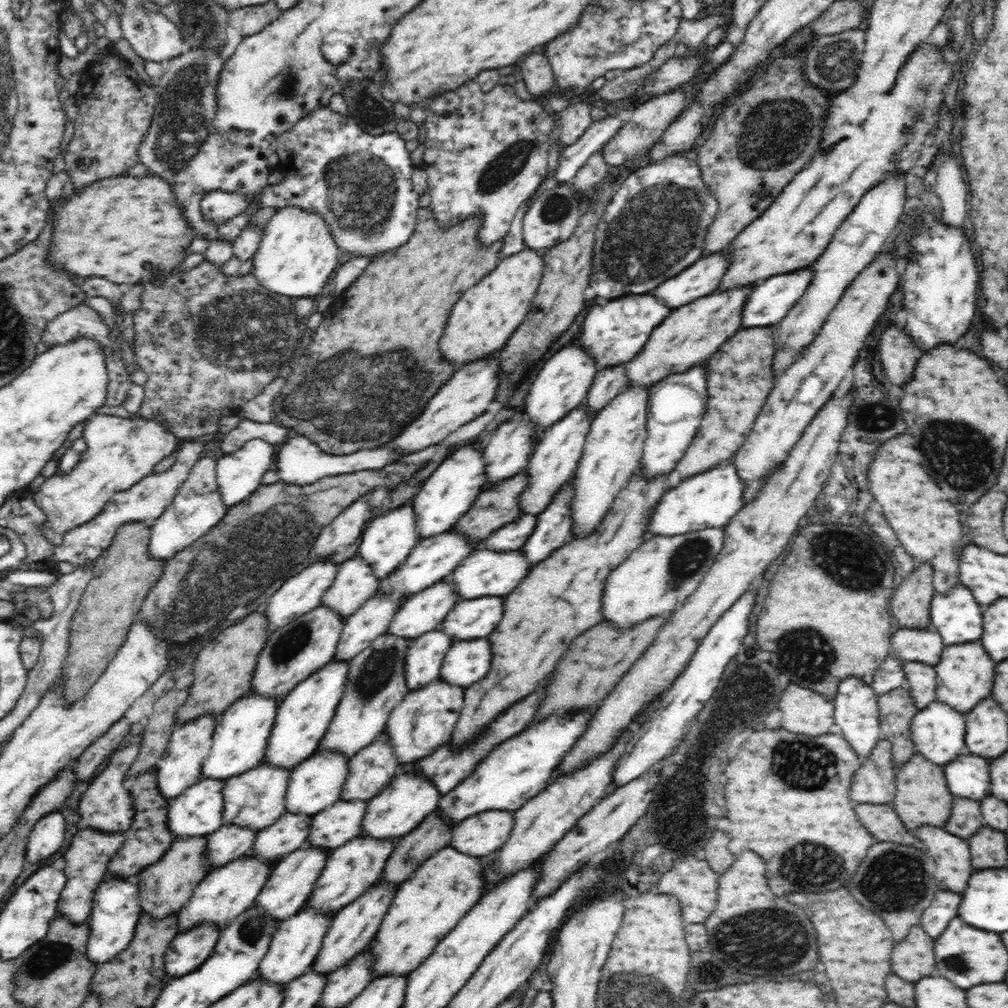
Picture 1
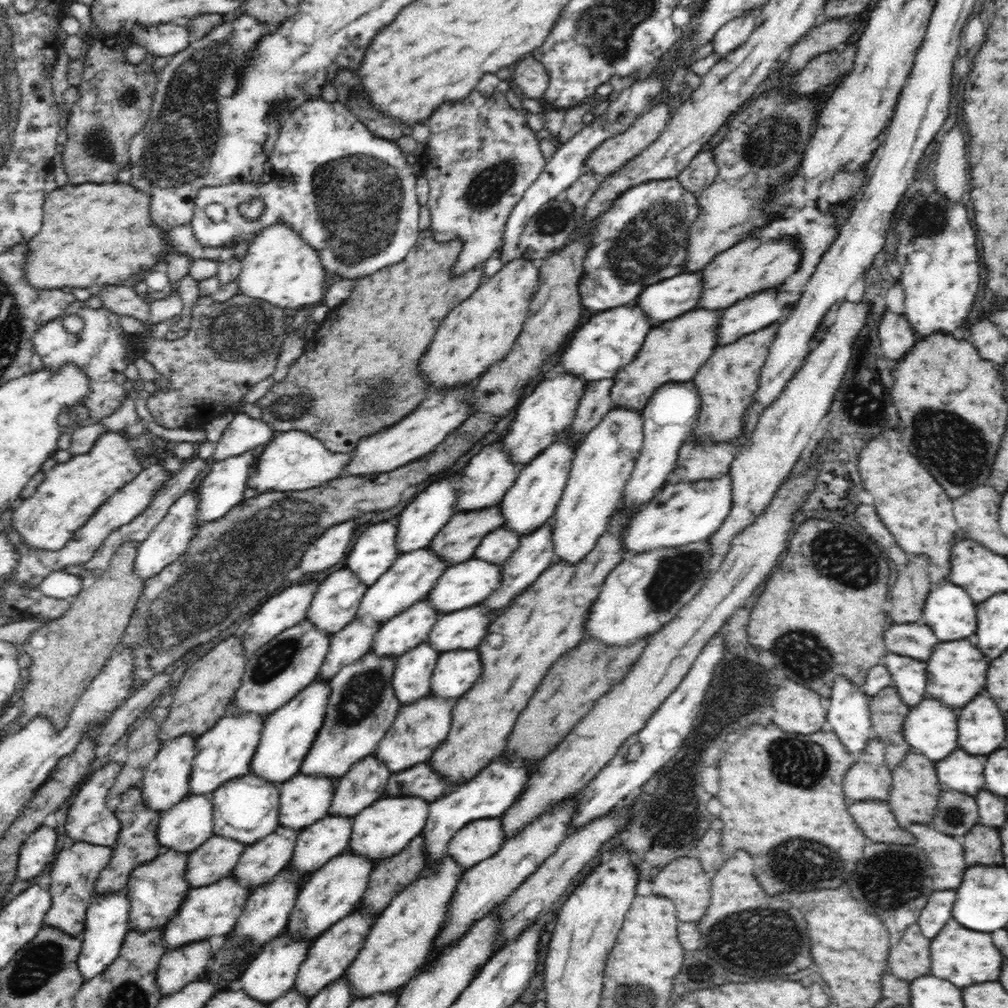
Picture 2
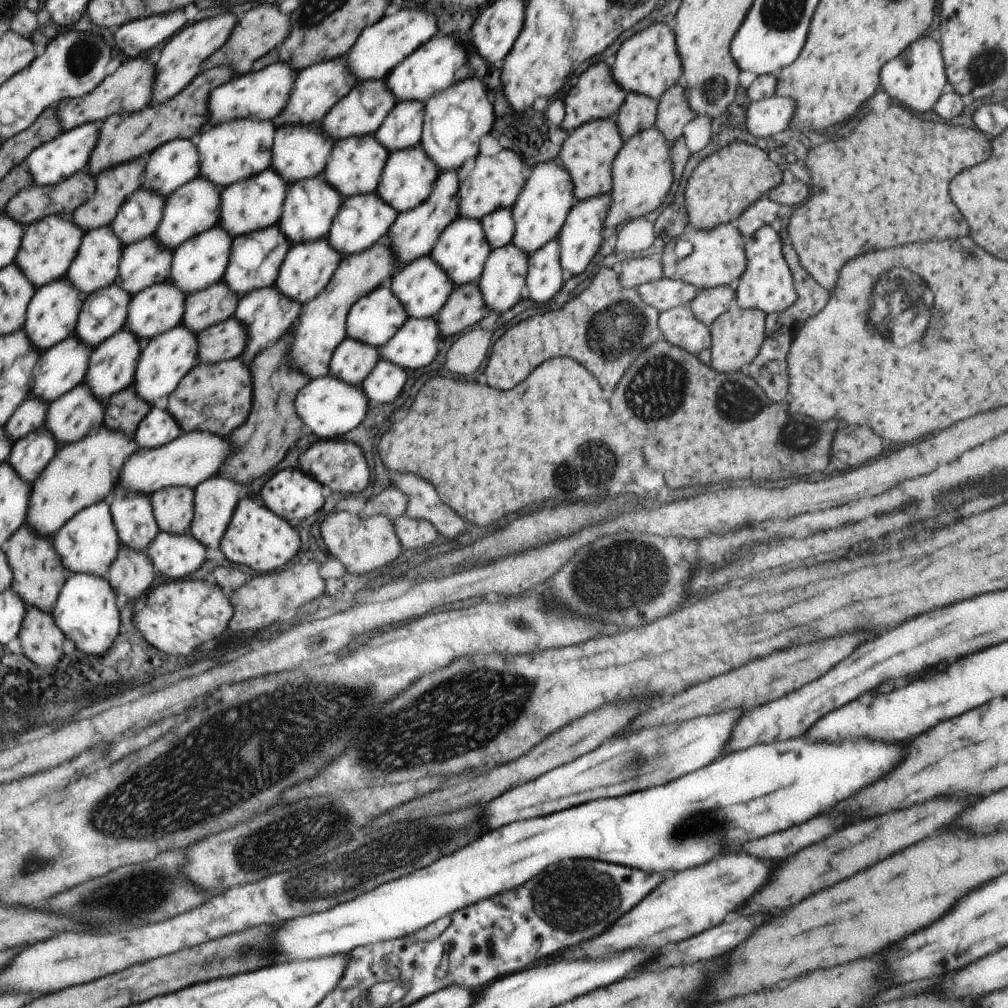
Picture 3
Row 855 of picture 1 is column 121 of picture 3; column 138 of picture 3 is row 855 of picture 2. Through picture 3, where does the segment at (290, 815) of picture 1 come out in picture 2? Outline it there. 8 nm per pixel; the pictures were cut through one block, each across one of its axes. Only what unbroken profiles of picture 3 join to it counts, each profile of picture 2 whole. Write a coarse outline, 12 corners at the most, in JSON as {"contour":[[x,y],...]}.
{"contour":[[279,825],[232,873],[254,892],[288,866],[301,832]]}

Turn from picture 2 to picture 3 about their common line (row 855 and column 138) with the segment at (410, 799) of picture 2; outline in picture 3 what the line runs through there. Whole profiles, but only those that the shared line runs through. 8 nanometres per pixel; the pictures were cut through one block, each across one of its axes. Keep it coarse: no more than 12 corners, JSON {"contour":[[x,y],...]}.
{"contour":[[183,323],[143,347],[136,394],[154,407],[199,362]]}

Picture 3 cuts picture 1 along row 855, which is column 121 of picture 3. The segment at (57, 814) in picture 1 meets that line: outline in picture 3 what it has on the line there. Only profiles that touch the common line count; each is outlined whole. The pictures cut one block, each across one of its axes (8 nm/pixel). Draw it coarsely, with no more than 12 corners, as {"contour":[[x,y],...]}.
{"contour":[[184,8],[123,24],[120,52],[133,57],[166,42],[186,24]]}

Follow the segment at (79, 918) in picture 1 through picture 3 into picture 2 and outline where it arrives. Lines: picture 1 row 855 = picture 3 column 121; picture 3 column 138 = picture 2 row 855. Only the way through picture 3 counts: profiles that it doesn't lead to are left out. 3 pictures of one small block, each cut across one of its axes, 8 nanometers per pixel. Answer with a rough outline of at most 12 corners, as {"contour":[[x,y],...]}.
{"contour":[[86,840],[49,865],[45,927],[80,938],[113,847]]}

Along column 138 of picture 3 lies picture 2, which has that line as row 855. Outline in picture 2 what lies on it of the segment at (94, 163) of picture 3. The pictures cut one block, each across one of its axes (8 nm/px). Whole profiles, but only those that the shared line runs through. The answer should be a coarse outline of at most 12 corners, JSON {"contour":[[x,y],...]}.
{"contour":[[140,786],[113,803],[122,823],[94,896],[125,889],[132,872],[164,850],[161,813]]}

